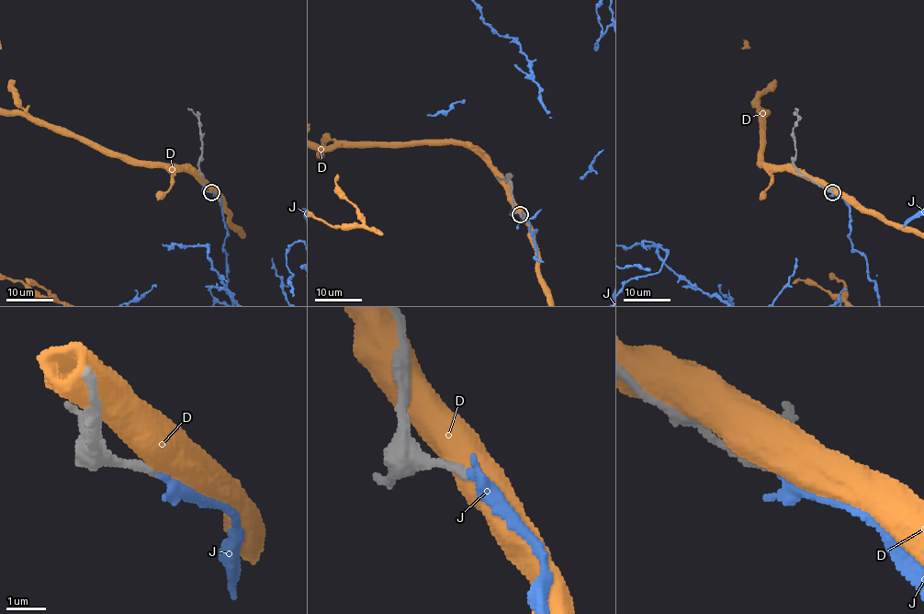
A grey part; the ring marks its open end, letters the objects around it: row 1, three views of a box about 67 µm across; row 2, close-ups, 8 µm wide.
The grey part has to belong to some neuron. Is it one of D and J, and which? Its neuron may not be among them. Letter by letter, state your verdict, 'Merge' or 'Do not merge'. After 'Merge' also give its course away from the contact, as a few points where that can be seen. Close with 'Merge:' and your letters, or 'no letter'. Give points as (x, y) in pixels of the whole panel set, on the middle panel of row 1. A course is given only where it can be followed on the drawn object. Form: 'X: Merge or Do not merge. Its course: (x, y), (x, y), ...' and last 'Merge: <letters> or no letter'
D: Do not merge
J: Merge
Merge: J

